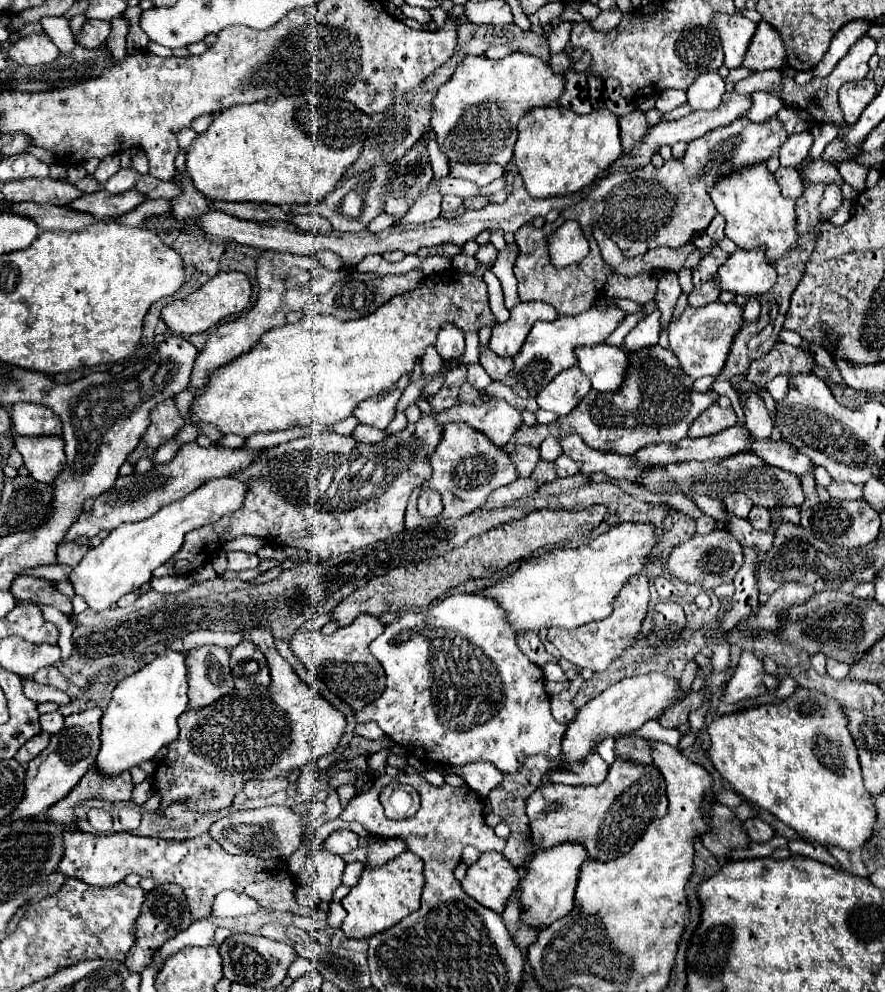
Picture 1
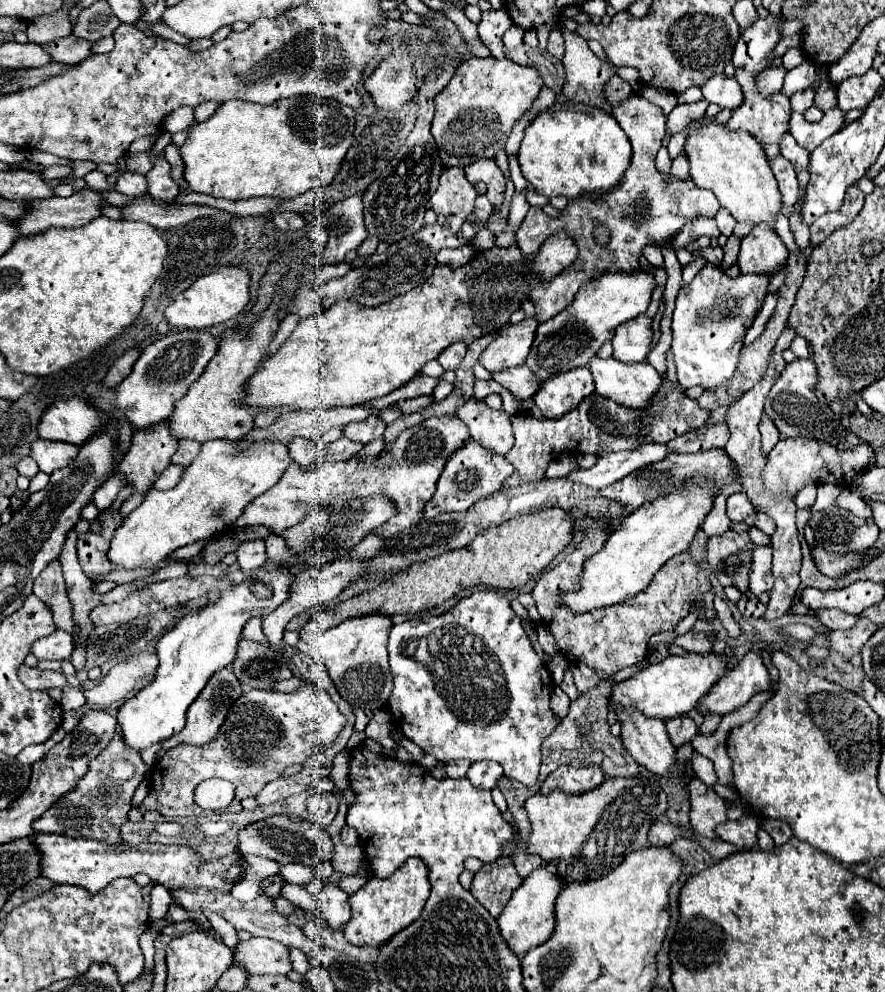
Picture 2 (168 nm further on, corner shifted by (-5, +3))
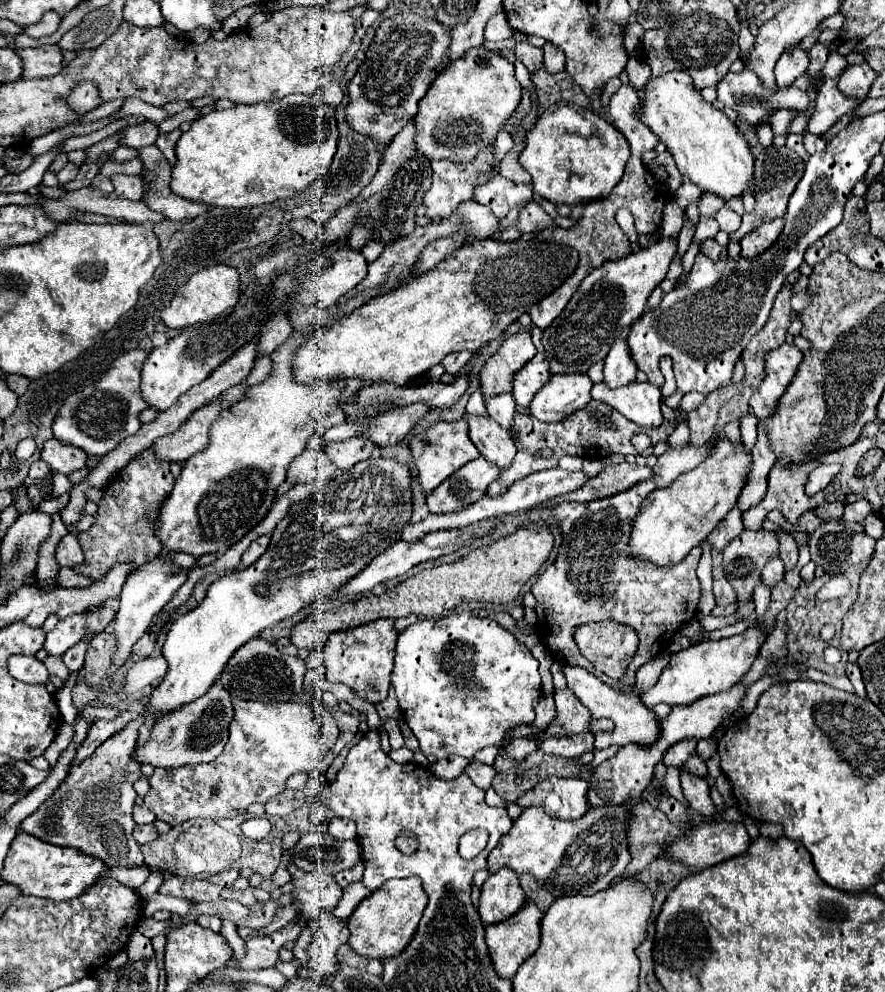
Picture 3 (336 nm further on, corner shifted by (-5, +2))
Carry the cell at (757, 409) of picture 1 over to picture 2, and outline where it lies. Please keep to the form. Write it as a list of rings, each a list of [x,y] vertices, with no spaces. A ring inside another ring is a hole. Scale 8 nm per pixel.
[[[762,414],[760,434],[762,434],[762,450],[766,450],[766,452],[770,452],[776,446],[776,442],[780,440],[780,432],[768,414]]]

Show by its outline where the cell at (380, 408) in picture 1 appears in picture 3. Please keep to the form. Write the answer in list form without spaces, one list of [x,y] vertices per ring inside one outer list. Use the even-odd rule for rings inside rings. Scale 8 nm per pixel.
[[[352,437],[352,439],[346,439],[346,441],[328,443],[324,447],[324,453],[332,459],[336,469],[346,471],[352,465],[356,465],[358,461],[368,459],[374,453],[374,447],[376,445],[366,437]]]

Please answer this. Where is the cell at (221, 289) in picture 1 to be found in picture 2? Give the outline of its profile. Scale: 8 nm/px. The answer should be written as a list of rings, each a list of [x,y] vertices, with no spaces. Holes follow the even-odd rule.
[[[232,266],[220,268],[212,274],[198,278],[188,290],[180,292],[176,300],[166,308],[166,320],[172,328],[178,328],[178,330],[186,330],[186,328],[202,330],[214,324],[228,322],[246,308],[250,300],[248,286],[250,286],[250,274],[246,270],[232,268]]]

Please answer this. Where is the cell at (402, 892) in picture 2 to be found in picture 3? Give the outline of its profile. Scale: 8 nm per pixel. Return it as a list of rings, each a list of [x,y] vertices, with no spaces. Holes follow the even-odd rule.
[[[416,877],[392,879],[384,883],[378,891],[366,897],[348,919],[350,929],[348,945],[362,957],[388,959],[400,955],[412,941],[418,921],[422,919],[422,911],[426,909],[428,897],[422,891],[424,889],[420,887],[420,879]]]

